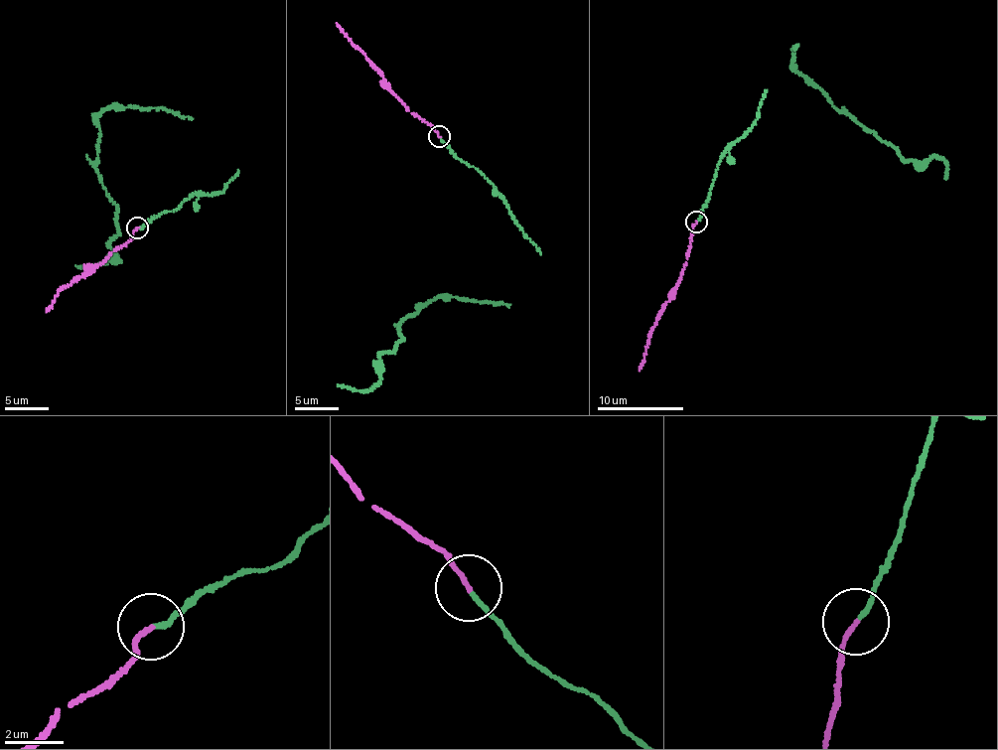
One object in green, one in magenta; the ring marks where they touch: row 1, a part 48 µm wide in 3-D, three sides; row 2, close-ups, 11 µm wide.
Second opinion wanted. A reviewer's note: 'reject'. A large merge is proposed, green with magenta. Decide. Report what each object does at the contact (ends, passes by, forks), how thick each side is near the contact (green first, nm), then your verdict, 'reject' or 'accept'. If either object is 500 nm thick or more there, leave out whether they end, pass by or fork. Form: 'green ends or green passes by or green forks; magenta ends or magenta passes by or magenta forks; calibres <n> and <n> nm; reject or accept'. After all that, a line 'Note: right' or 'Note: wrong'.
green ends; magenta ends; calibres 140 and 150 nm; reject
Note: right

